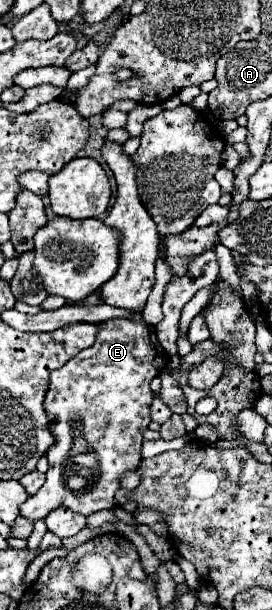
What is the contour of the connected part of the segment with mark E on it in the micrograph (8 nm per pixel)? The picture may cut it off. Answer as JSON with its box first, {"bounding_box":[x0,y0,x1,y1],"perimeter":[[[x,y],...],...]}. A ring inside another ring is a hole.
{"bounding_box":[21,320,167,520],"perimeter":[[[107,320],[101,324],[97,340],[93,346],[83,348],[75,358],[71,358],[63,368],[51,372],[49,390],[45,394],[45,412],[49,418],[49,430],[55,438],[55,444],[47,450],[49,470],[47,480],[39,488],[37,494],[29,496],[21,504],[21,516],[27,516],[29,520],[45,518],[49,512],[53,512],[59,506],[67,506],[73,512],[91,514],[97,510],[113,508],[113,496],[119,490],[119,476],[123,472],[133,472],[141,462],[141,444],[143,444],[143,432],[147,430],[151,416],[149,408],[153,402],[153,392],[149,388],[149,382],[159,374],[159,370],[167,364],[167,354],[161,350],[161,346],[155,340],[153,328],[147,322],[131,322],[131,320]],[[81,476],[79,488],[73,488],[69,484],[69,478]]]}

